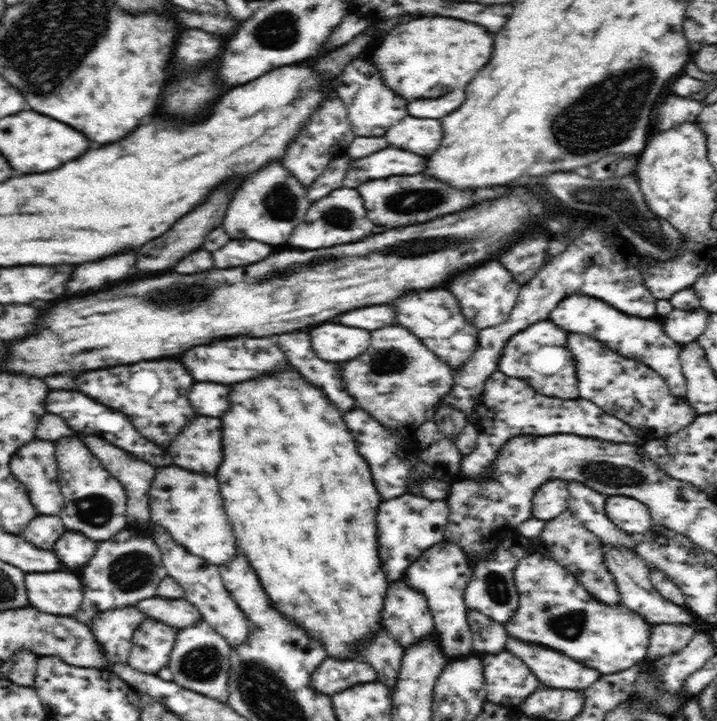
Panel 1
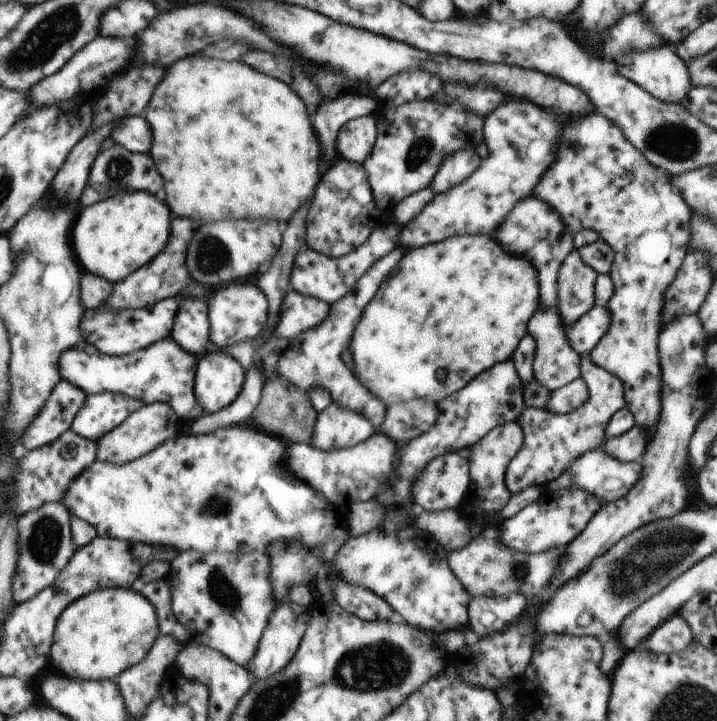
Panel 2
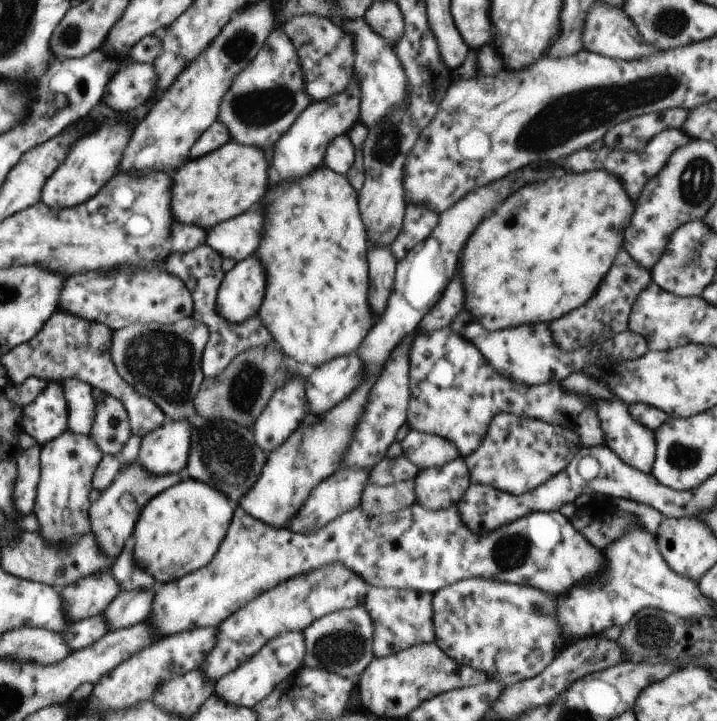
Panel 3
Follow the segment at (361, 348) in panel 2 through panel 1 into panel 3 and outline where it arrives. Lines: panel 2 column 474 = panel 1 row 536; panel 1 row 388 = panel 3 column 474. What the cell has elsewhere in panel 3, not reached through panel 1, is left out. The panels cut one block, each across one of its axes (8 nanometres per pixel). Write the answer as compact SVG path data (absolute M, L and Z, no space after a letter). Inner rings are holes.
M604 170L564 174L546 182L534 182L512 194L496 212L482 220L462 250L460 278L464 284L464 308L480 320L486 330L504 330L520 324L552 322L582 306L596 292L622 248L624 230L634 206L620 180Z

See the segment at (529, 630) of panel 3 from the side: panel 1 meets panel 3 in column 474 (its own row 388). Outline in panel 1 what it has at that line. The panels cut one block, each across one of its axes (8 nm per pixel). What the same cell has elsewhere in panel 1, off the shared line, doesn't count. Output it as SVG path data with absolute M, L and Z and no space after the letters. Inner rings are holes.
M567 333L567 347L576 365L580 398L594 402L604 412L640 429L647 437L656 439L676 434L698 416L690 404L678 404L665 380L646 364L624 358L611 348L604 348L600 342L584 334Z

